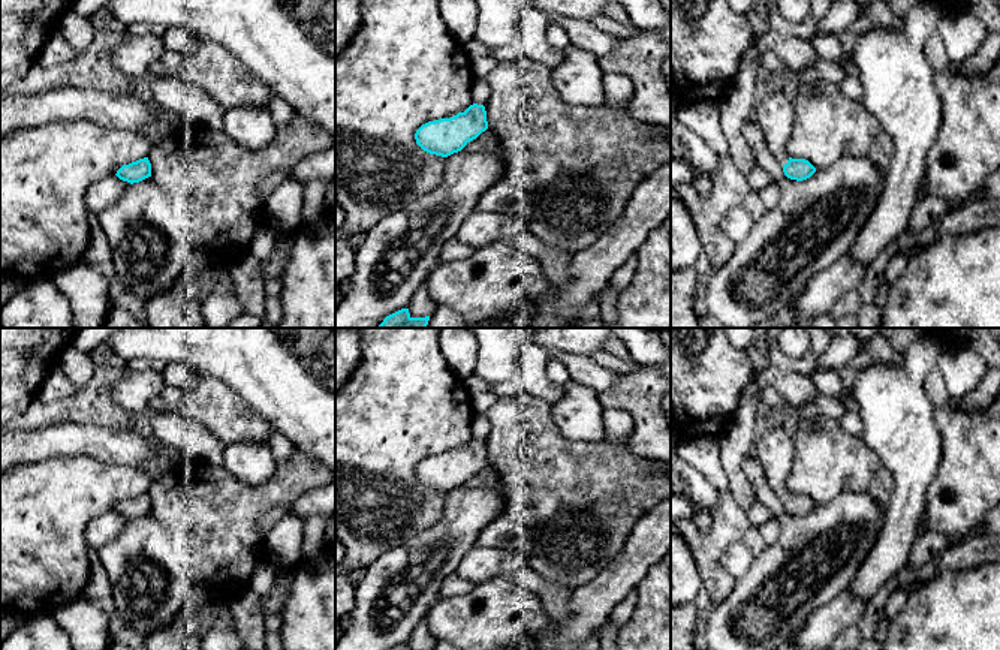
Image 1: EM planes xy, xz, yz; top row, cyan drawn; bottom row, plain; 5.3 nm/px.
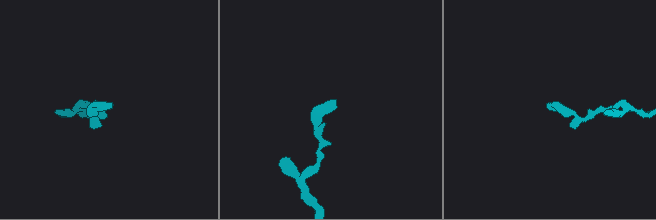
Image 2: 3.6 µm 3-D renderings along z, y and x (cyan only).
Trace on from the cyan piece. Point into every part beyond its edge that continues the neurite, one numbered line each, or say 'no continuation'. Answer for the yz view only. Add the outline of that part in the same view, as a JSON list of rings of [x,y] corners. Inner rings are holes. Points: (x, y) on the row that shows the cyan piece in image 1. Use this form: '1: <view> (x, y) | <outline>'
1: yz (776, 113) | [[[772,88],[759,93],[751,117],[760,124],[772,156],[786,165],[789,160],[786,148],[795,123],[793,99]]]

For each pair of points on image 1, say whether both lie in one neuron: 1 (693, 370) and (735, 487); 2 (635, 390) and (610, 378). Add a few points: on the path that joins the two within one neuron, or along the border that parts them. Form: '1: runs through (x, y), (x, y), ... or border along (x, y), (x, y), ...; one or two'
1: border along (738, 406), (731, 423), (719, 438); two
2: border along (620, 375), (599, 394); two

